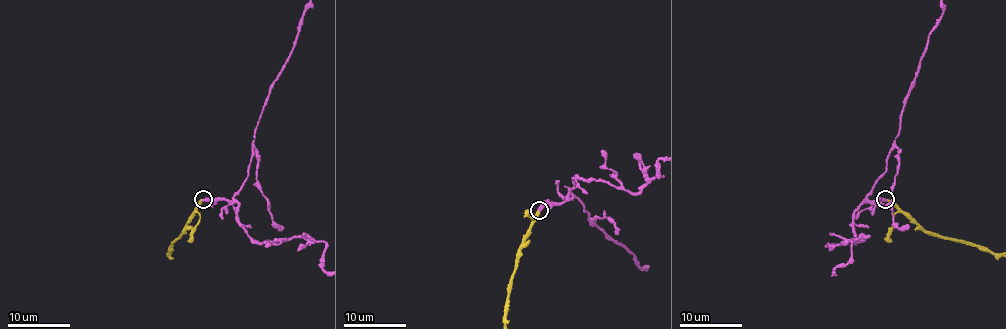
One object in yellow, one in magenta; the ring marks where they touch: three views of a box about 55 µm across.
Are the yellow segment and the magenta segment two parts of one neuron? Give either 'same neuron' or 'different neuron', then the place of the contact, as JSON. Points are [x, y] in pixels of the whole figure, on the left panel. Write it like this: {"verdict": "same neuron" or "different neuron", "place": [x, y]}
{"verdict": "same neuron", "place": [203, 199]}

